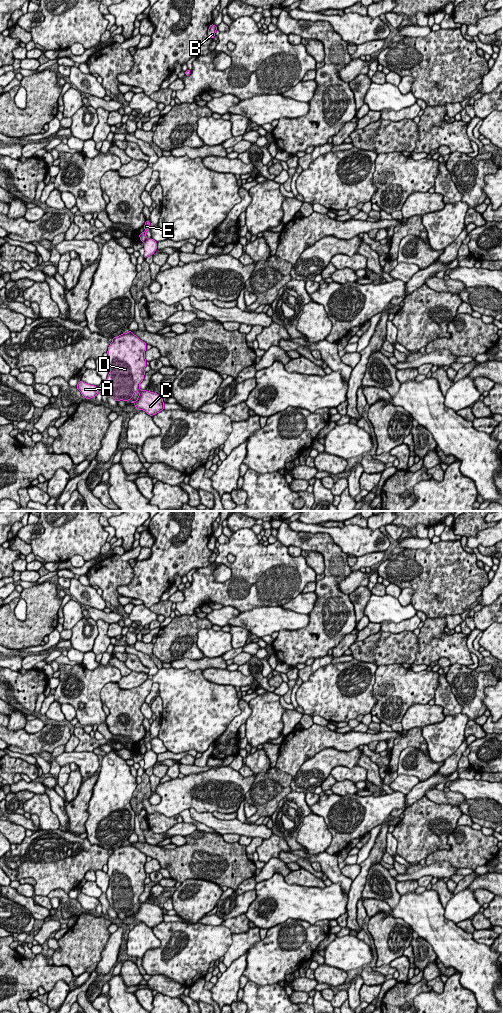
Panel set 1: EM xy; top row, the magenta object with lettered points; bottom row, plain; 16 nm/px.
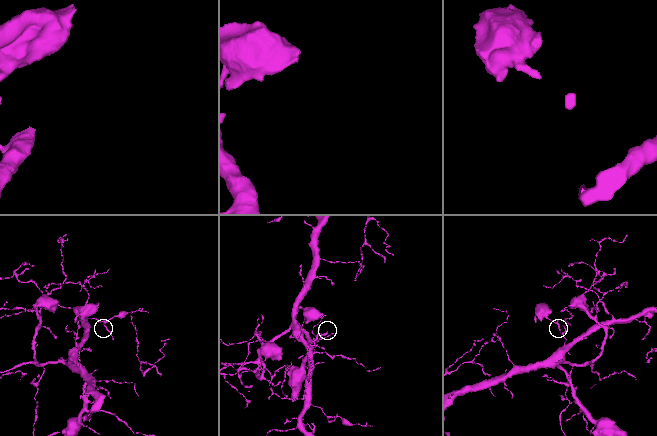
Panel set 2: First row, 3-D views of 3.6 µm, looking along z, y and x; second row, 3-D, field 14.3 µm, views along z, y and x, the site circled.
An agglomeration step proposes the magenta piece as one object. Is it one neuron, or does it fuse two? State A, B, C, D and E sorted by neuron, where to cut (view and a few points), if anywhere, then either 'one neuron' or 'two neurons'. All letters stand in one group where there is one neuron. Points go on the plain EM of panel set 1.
groups A B C D / E; cut xy (146, 750), (144, 754); two neurons

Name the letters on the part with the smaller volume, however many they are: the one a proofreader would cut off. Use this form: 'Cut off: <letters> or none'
Cut off: E

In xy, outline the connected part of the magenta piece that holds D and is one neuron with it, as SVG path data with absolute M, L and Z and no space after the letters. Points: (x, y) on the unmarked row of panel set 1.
M128 843L117 849L112 850L112 854L108 859L108 871L107 874L110 878L109 886L106 893L106 897L109 901L109 905L118 914L123 912L124 914L131 912L135 904L139 905L136 913L132 913L137 922L143 922L148 927L154 928L160 923L164 922L164 914L162 908L157 905L141 902L140 895L144 892L146 871L145 863L147 862L147 856L139 851L136 847Z

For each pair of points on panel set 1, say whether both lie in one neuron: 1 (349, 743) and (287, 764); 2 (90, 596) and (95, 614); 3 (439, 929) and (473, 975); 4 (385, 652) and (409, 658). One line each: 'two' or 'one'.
1: one
2: two
3: one
4: one

